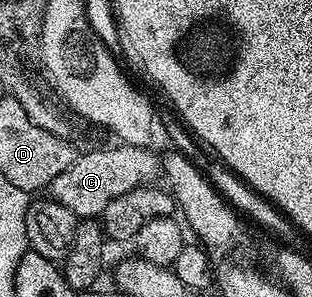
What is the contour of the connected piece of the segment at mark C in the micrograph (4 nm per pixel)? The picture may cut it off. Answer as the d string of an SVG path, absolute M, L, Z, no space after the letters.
M115 145L113 149L95 149L76 156L73 165L59 173L47 188L48 196L68 208L78 219L102 216L105 206L131 189L152 184L161 173L161 161L150 148Z

